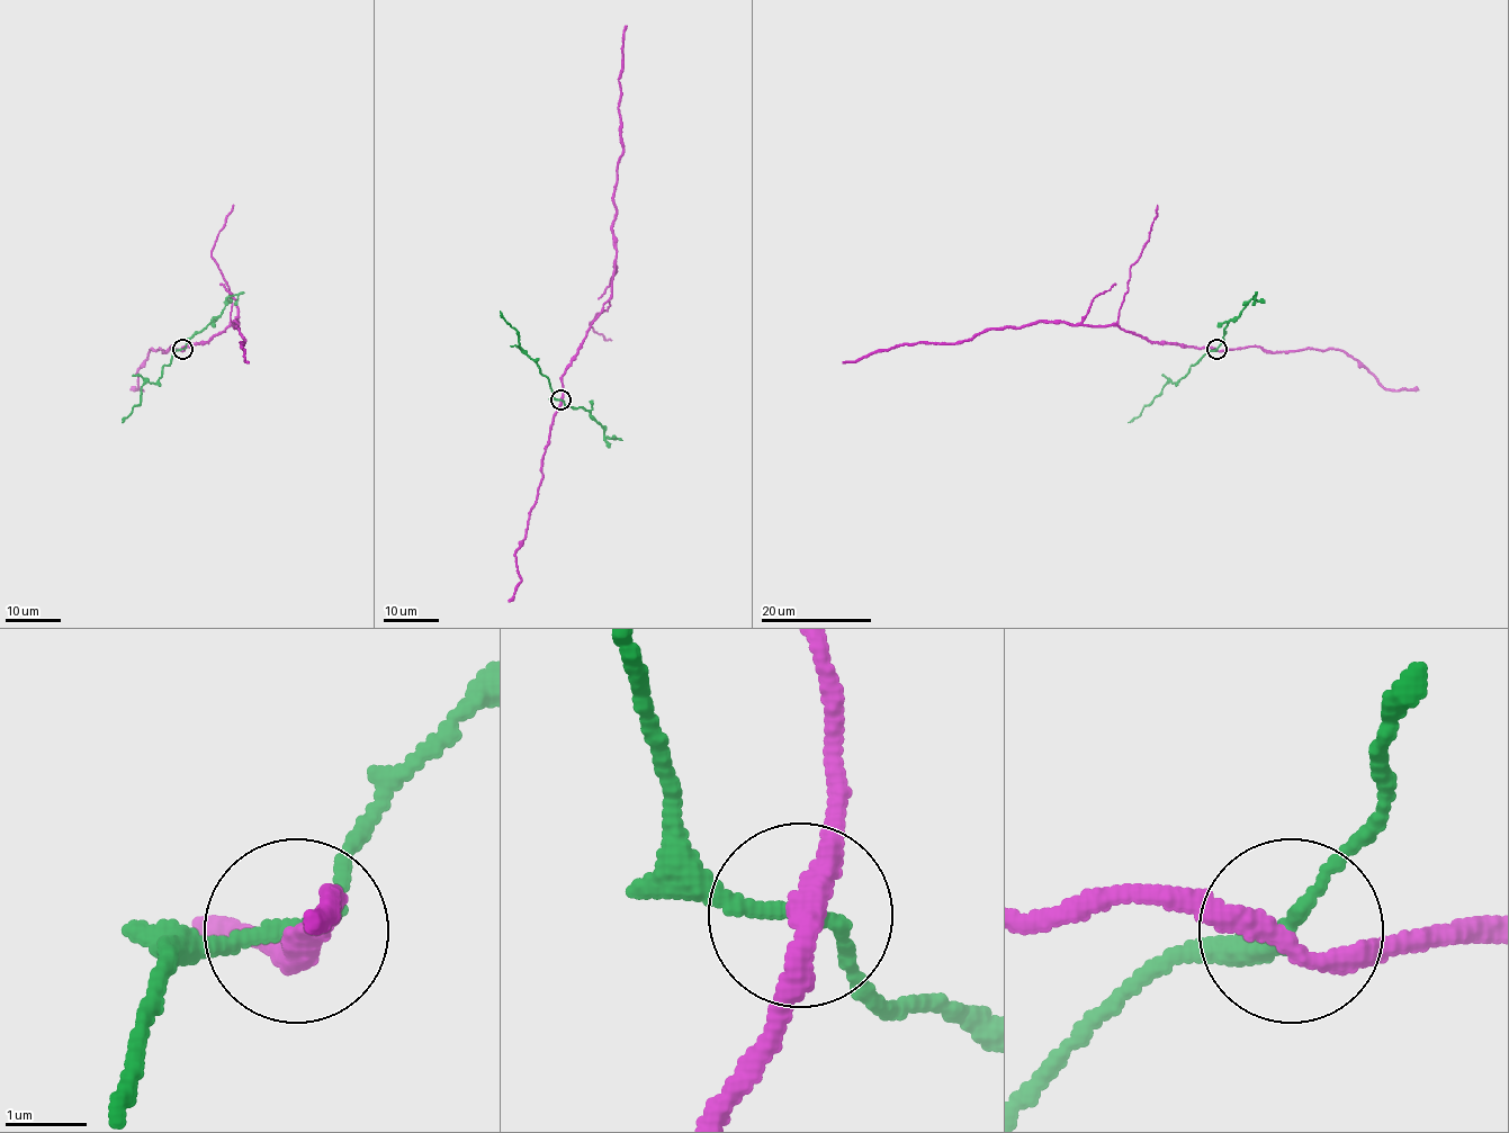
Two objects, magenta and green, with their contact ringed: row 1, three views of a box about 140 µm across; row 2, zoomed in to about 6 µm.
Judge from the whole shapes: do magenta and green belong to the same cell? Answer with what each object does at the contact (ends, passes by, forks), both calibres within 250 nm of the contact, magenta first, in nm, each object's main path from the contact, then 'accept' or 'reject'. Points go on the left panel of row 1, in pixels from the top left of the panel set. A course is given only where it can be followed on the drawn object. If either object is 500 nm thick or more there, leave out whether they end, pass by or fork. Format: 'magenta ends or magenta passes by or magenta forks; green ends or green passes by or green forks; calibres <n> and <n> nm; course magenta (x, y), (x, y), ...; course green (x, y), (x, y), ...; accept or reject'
magenta passes by; green passes by; calibres 280 and 150 nm; course magenta (182, 349), (207, 341), (237, 323), (234, 322), (245, 340), (241, 345), (249, 363); course green (182, 349), (173, 352), (155, 383), (142, 386), (140, 403), (122, 422); reject

